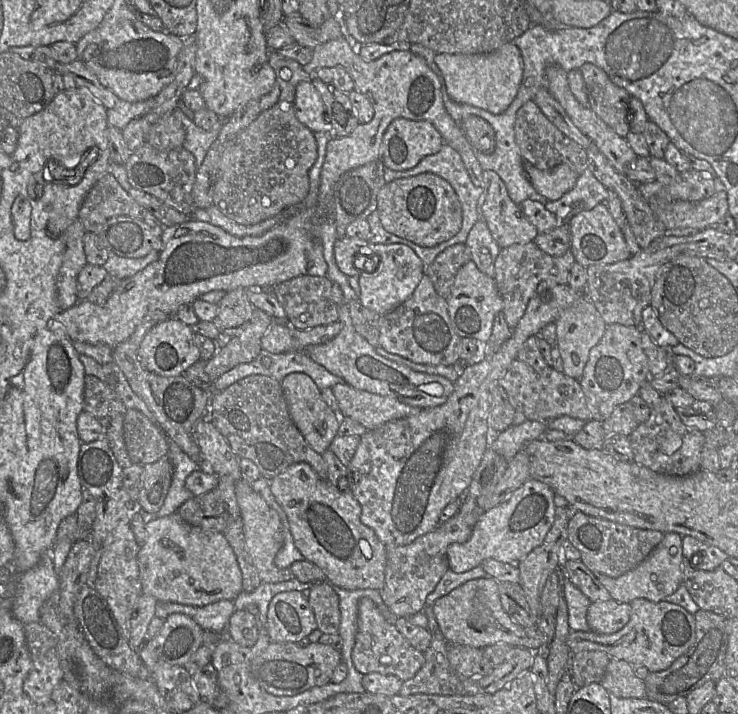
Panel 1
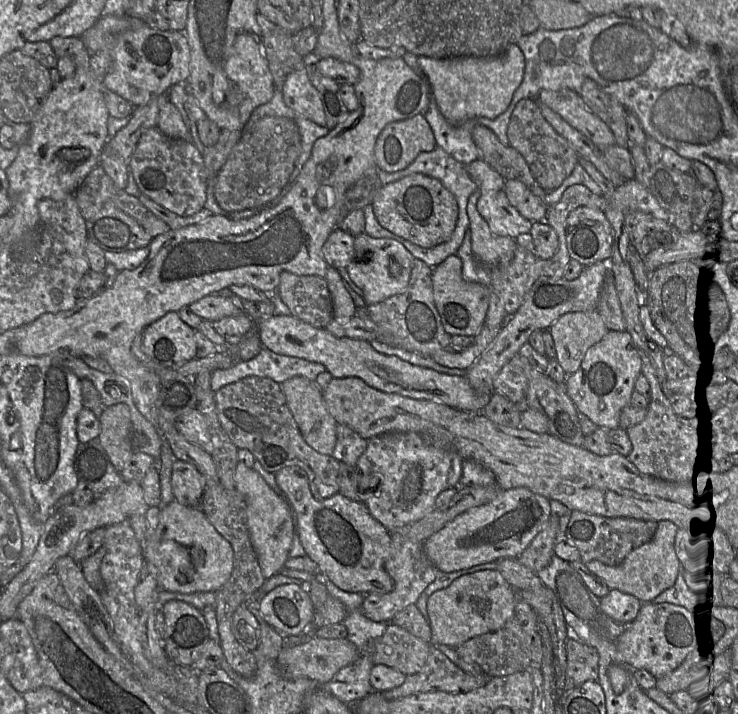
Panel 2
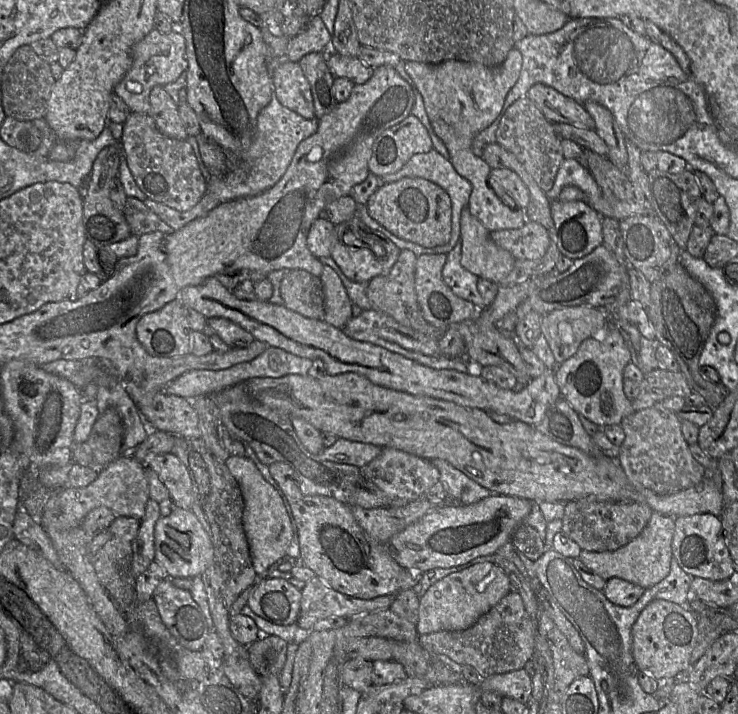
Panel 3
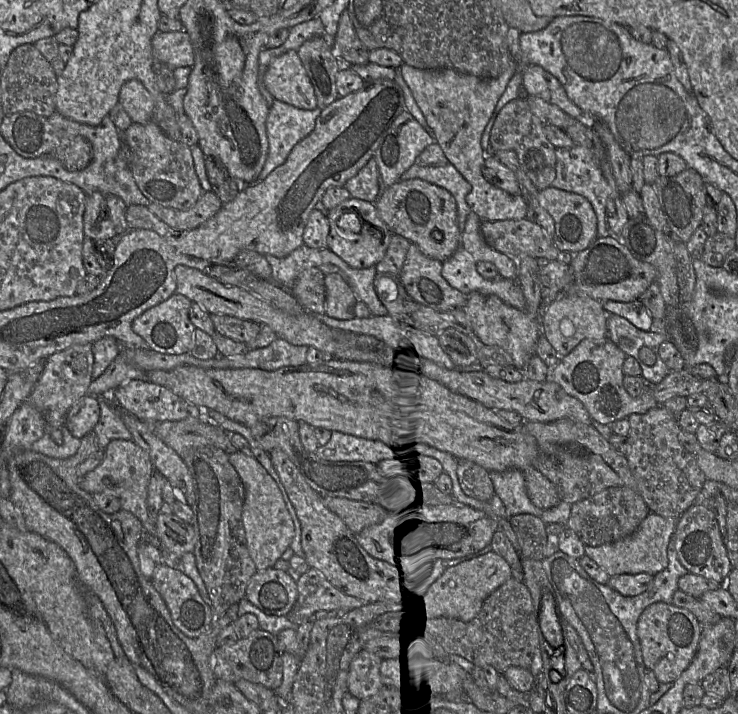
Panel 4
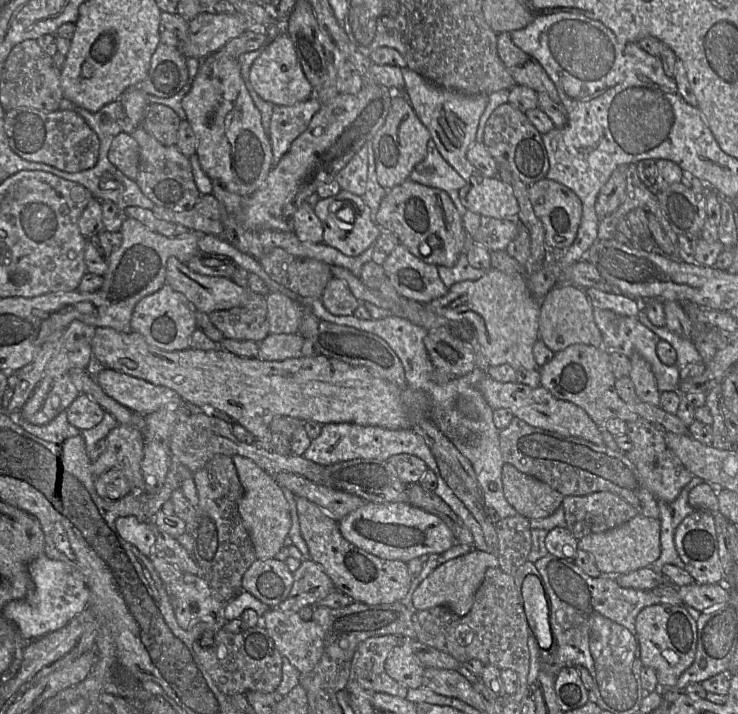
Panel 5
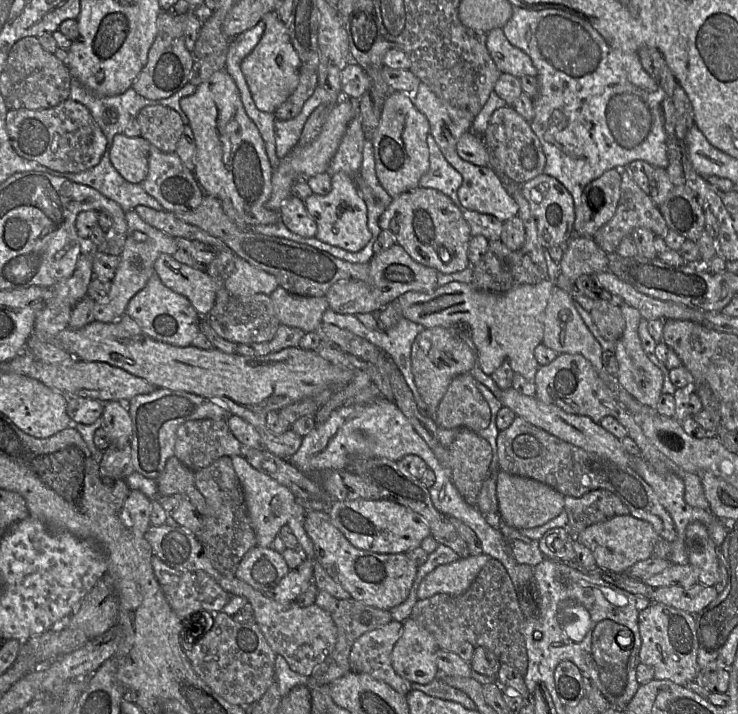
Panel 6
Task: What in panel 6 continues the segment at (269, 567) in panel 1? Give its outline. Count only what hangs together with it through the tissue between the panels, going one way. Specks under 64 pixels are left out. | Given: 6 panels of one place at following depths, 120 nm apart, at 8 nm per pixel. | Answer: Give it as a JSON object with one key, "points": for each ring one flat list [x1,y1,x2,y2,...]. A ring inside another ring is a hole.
{"points":[[235,455,231,458,244,491,244,499,255,531,256,543,261,547,271,547,274,538,279,535,280,529,287,525,296,504,296,498,289,488,255,469,245,457]]}

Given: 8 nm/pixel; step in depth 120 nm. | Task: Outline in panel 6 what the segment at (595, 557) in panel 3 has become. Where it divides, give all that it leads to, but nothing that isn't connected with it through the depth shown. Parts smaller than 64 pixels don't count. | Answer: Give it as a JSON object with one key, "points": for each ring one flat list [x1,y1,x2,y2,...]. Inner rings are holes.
{"points":[[629,513,587,527,578,534,577,540,592,551,599,568,625,572,635,563,652,557,658,538,650,523]]}

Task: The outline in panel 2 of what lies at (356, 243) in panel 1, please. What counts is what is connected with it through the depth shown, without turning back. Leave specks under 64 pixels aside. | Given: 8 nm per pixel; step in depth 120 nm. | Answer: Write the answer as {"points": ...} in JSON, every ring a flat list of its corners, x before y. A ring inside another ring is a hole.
{"points":[[336,227,322,247,322,255,328,266,344,268,356,259,353,235]]}

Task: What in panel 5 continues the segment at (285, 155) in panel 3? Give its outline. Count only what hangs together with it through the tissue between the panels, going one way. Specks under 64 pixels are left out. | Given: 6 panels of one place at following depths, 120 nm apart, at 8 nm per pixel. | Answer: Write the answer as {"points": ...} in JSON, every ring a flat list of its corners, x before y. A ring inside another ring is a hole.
{"points":[[314,95,293,106,274,106,268,137,272,148,272,167,287,153,292,142,308,127,321,103]]}

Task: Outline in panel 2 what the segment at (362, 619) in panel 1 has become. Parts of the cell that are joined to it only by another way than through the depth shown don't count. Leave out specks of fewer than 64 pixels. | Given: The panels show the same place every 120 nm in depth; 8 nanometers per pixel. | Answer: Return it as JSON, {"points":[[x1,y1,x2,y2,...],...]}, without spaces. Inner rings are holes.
{"points":[[388,623,384,634,373,643,371,656,373,664,383,664,394,668,406,676,418,673,426,665,430,647,433,644,427,643,412,635,406,629,393,623]]}

